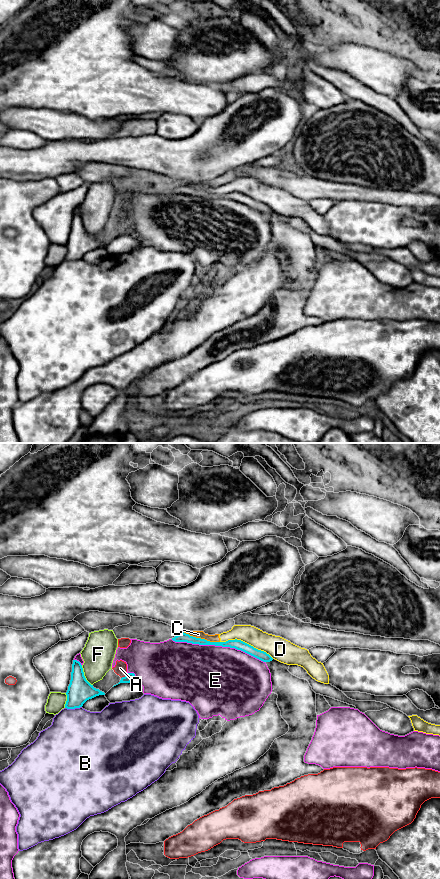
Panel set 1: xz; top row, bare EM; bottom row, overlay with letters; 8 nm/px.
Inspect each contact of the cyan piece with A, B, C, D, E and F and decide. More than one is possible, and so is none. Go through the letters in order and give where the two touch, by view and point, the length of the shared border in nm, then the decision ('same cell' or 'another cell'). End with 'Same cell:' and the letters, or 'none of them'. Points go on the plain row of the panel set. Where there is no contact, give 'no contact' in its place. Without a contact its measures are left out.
A: xz (125, 228) | 70 nm | another cell
B: xz (73, 260) | 140 nm | another cell
C: xz (200, 190) | 300 nm | another cell
D: xz (246, 195) | 460 nm | another cell
E: xz (218, 197) | 750 nm | another cell
F: xz (83, 227) | 190 nm | another cell
Same cell: none of them

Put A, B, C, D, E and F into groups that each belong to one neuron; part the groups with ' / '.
A / B / C D / E / F

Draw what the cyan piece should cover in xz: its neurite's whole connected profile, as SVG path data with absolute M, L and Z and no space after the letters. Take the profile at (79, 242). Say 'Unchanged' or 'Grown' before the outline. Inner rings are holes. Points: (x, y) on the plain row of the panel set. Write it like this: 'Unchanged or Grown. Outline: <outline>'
Unchanged. Outline: M73 212L71 232L66 247L65 260L75 261L82 259L87 252L99 247L105 247L105 245L94 240L86 232L81 215Z

